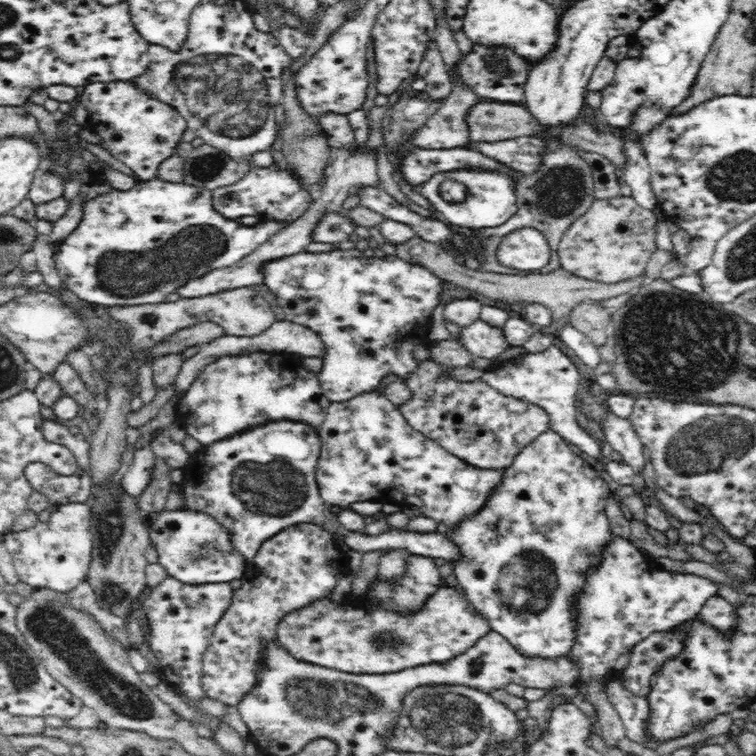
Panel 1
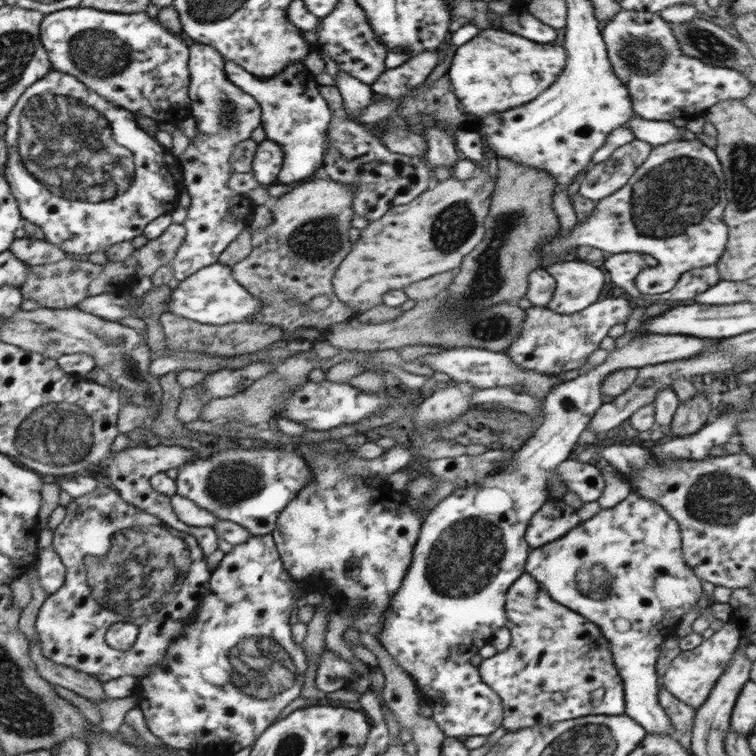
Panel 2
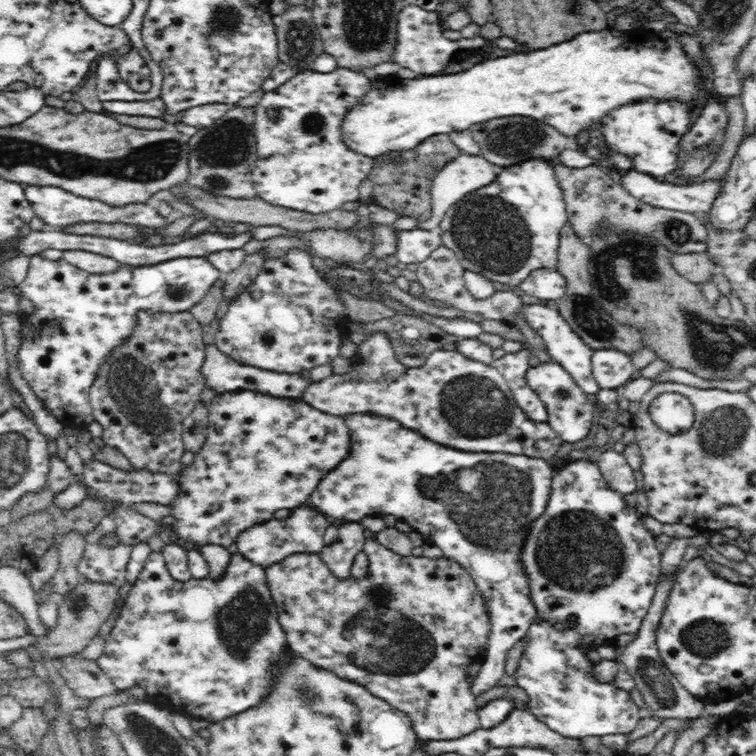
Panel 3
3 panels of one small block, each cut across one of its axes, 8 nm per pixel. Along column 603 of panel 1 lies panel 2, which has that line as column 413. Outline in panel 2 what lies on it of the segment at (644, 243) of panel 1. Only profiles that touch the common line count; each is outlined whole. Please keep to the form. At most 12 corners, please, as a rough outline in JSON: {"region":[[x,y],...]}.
{"region":[[494,171],[434,183],[369,221],[333,274],[362,314],[460,267]]}

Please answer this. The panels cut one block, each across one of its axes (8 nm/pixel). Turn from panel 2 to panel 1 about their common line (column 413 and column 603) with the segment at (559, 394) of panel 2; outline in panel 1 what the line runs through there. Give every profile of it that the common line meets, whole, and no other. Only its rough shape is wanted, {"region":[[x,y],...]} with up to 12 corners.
{"region":[[612,534],[577,598],[578,683],[699,616],[719,586]]}

